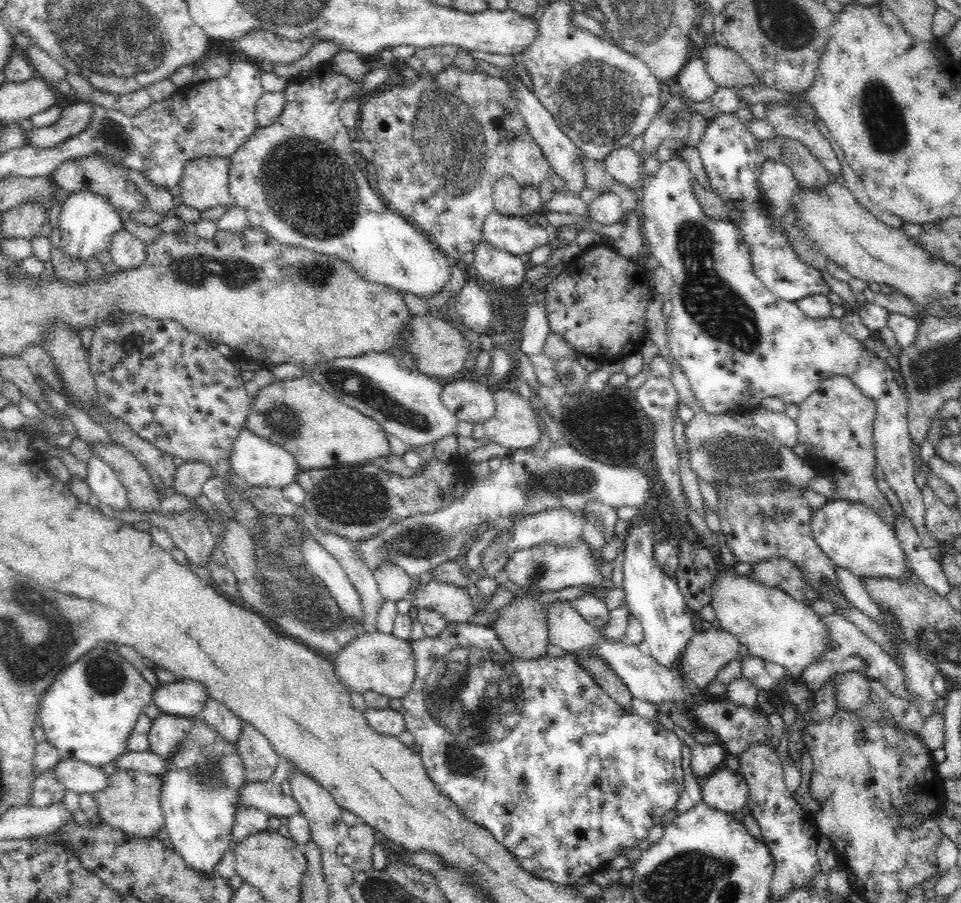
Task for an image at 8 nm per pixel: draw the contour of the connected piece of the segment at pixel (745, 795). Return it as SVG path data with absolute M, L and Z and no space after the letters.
M721 767L701 781L702 802L731 815L750 801L750 787L740 771Z

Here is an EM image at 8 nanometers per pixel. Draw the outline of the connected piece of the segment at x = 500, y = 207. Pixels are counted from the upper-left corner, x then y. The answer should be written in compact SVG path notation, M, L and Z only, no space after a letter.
M511 175L500 178L493 187L493 208L494 212L509 217L523 216L522 188Z

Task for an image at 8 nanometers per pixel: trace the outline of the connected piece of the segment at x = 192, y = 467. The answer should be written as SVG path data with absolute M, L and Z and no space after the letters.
M185 462L174 474L174 491L195 499L203 494L204 483L214 477L212 467L204 462Z

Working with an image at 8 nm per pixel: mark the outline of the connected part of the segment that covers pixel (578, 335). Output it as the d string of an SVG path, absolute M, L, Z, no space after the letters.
M598 244L566 264L562 272L546 286L546 313L552 332L558 333L581 354L594 357L601 363L624 358L639 350L647 339L646 308L655 292L650 288L648 275L641 262L627 259L607 245Z

